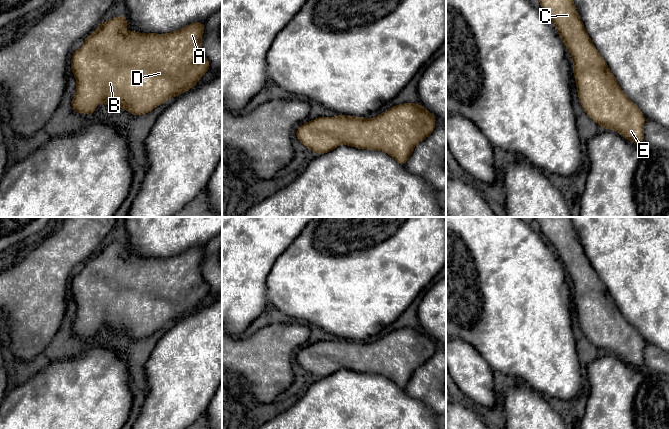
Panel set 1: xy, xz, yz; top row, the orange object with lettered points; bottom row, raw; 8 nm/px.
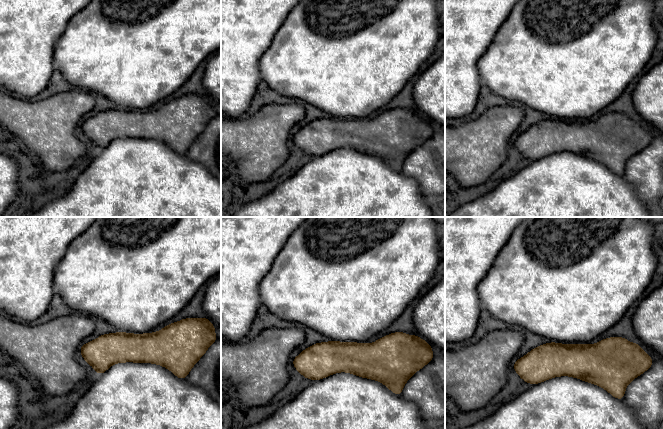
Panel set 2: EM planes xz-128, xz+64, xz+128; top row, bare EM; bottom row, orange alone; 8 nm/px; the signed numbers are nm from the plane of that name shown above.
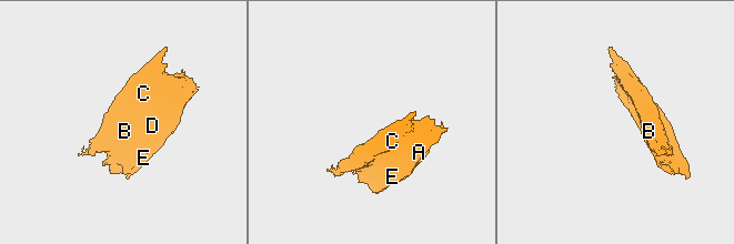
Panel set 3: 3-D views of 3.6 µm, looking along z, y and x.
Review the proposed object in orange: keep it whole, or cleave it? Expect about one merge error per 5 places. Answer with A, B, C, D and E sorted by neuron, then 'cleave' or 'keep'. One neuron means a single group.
A B C D E; keep

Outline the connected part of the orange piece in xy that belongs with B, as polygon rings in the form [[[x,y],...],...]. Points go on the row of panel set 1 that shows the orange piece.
[[[125,14],[106,22],[102,21],[100,26],[85,38],[84,45],[72,53],[70,69],[77,80],[76,93],[72,99],[72,108],[75,112],[93,114],[97,104],[103,102],[107,106],[118,105],[120,109],[127,109],[131,115],[143,115],[170,97],[176,97],[194,87],[210,69],[210,63],[201,48],[204,23],[192,23],[168,34],[142,34],[135,31],[125,33],[126,27]]]

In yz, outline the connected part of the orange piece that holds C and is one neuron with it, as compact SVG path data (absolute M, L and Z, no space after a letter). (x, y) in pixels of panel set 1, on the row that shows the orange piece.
M539 0L557 26L557 32L573 58L573 73L580 103L598 125L612 129L640 145L645 117L621 90L605 60L598 53L573 0Z

